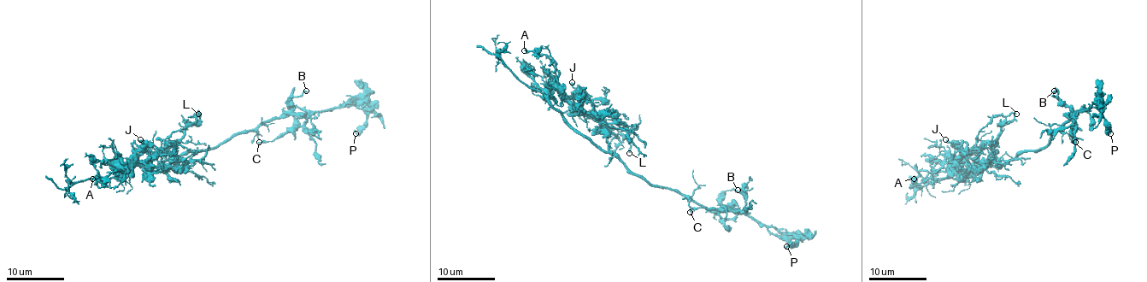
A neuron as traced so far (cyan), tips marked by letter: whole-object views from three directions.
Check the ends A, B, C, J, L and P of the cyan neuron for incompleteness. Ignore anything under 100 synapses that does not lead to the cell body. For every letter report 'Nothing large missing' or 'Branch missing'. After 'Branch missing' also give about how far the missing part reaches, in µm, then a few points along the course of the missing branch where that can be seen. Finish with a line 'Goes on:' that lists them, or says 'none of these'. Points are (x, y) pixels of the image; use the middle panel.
A: Nothing large missing
B: Nothing large missing
C: Nothing large missing
J: Nothing large missing
L: Nothing large missing
P: Nothing large missing
Goes on: none of these

